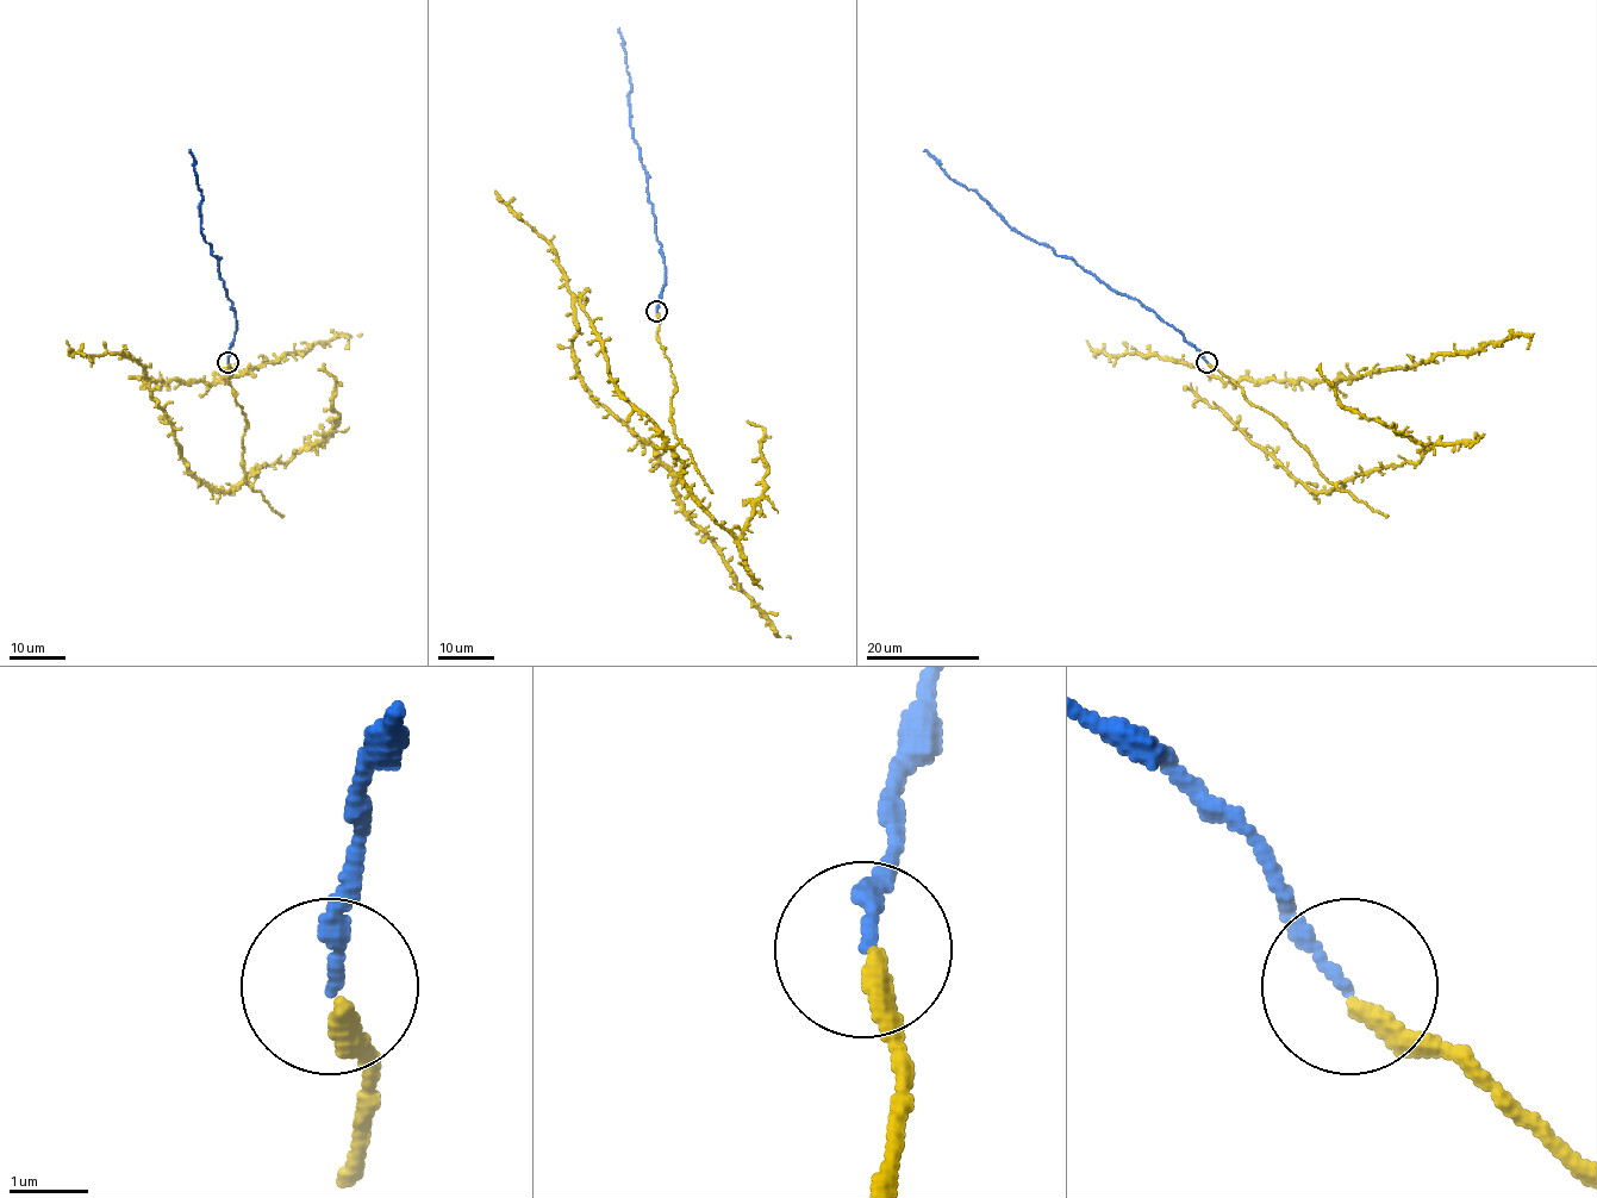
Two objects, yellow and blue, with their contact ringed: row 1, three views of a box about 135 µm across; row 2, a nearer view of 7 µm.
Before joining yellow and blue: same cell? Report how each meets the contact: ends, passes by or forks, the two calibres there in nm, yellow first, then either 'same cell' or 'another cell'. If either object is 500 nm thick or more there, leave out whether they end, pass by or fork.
yellow ends there; blue ends there; 260 nm thick on the yellow side, 150 nm on the other; same cell

